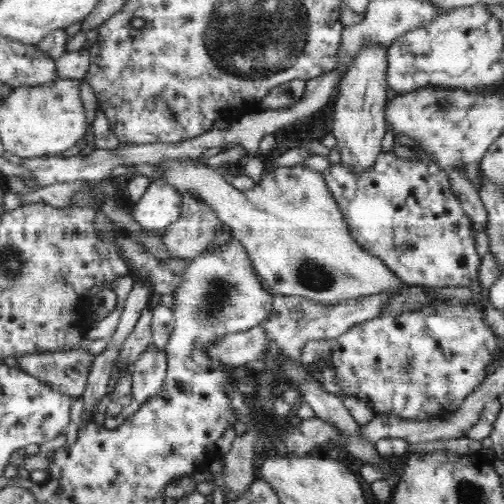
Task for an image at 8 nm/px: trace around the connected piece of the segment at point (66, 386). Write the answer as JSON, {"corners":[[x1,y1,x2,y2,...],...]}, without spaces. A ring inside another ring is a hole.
{"corners":[[70,349,47,353,23,354,19,368,71,397,80,397,87,383,94,354]]}

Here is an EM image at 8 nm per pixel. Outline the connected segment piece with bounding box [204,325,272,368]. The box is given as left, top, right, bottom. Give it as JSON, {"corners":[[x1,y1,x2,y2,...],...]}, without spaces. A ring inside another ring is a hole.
{"corners":[[260,325,248,331,226,334,212,346,204,348,206,355,231,367,262,360,270,348,271,336]]}

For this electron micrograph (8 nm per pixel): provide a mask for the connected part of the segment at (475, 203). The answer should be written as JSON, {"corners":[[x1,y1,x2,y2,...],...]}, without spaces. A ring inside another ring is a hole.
{"corners":[[451,168,447,170,453,193,460,200,461,207,472,221,472,228,476,232,487,228,488,211,479,196,478,189,472,181,466,179,462,170]]}

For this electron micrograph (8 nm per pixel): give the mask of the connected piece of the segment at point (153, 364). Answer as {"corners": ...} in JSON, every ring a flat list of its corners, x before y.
{"corners":[[150,345,130,366,131,394,140,404,160,394,167,371,167,354,162,348]]}

